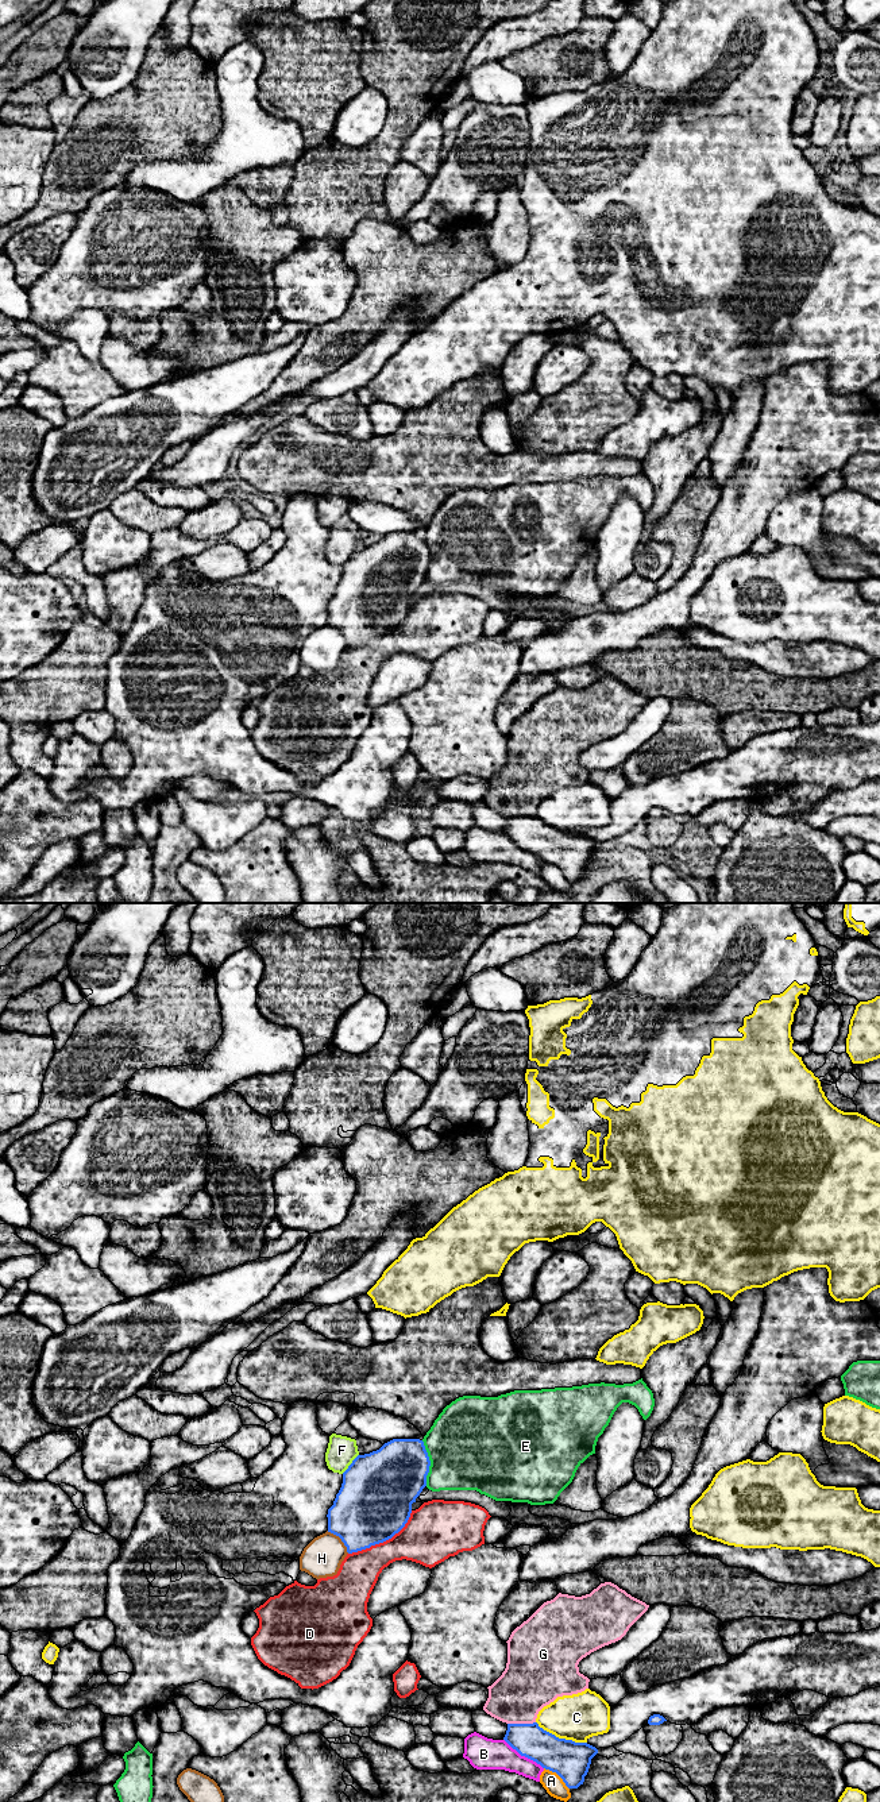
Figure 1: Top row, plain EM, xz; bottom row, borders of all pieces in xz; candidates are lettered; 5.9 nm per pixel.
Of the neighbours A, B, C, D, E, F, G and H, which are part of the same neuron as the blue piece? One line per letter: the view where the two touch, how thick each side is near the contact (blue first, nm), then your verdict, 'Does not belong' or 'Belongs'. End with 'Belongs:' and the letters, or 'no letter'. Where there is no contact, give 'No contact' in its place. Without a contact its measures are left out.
A: Touches blue in xz. Thickness 220 nm (blue) against 120 nm. Does not belong
B: Touches blue in xz. Thickness 220 nm (blue) against 190 nm. Does not belong
C: Touches blue in xz. Thickness 220 nm (blue) against 280 nm. Does not belong
D: Touches blue in xz. Thickness 440 nm (blue) against 300 nm. Does not belong
E: Touches blue in xz. Thickness 380 nm (blue) against 480 nm. Does not belong
F: Touches blue in xz. Thickness 440 nm (blue) against 170 nm. Does not belong
G: Touches blue in xz. Thickness 200 nm (blue) against 320 nm. Does not belong
H: Touches blue in xz. Thickness 420 nm (blue) against 240 nm. Does not belong
Belongs: no letter

